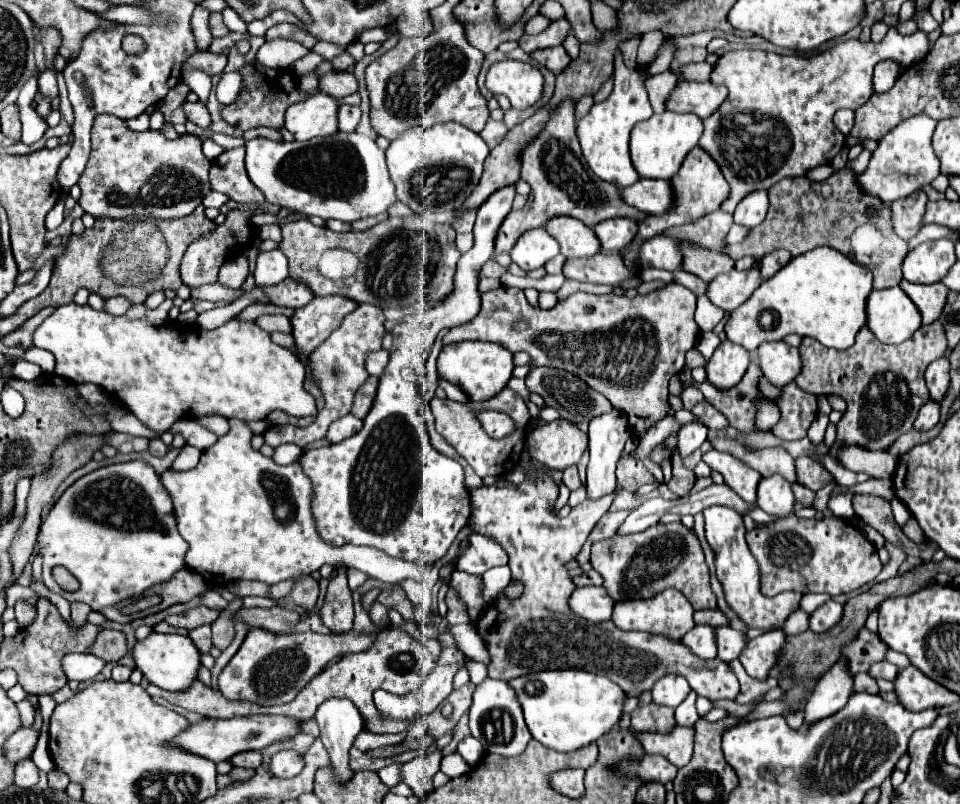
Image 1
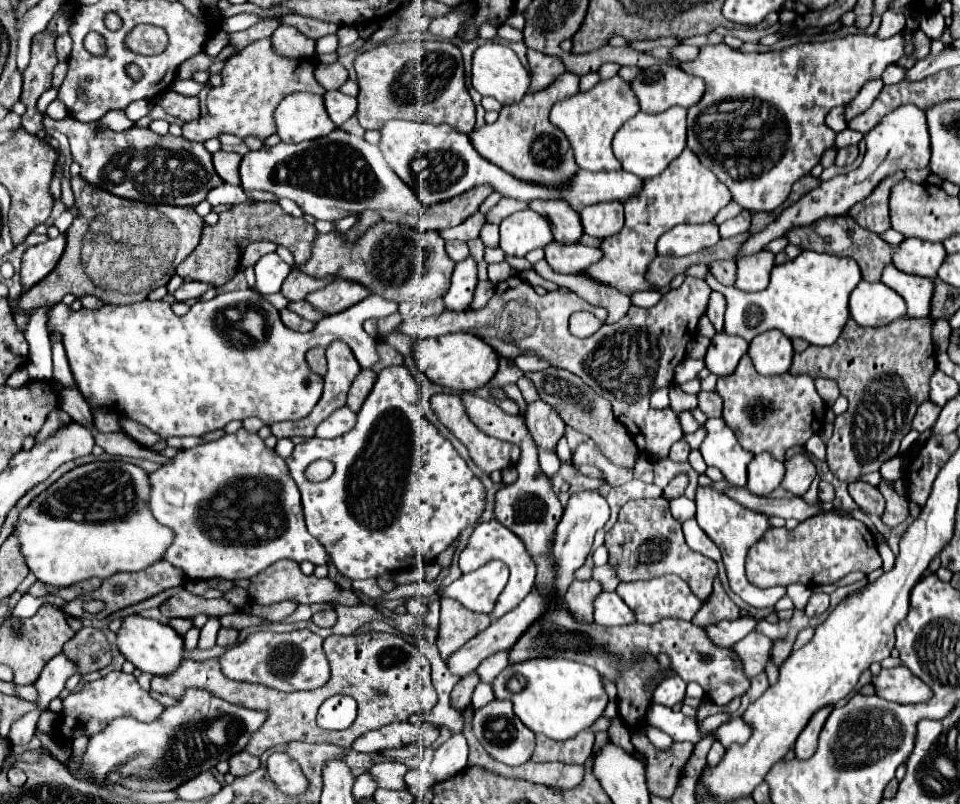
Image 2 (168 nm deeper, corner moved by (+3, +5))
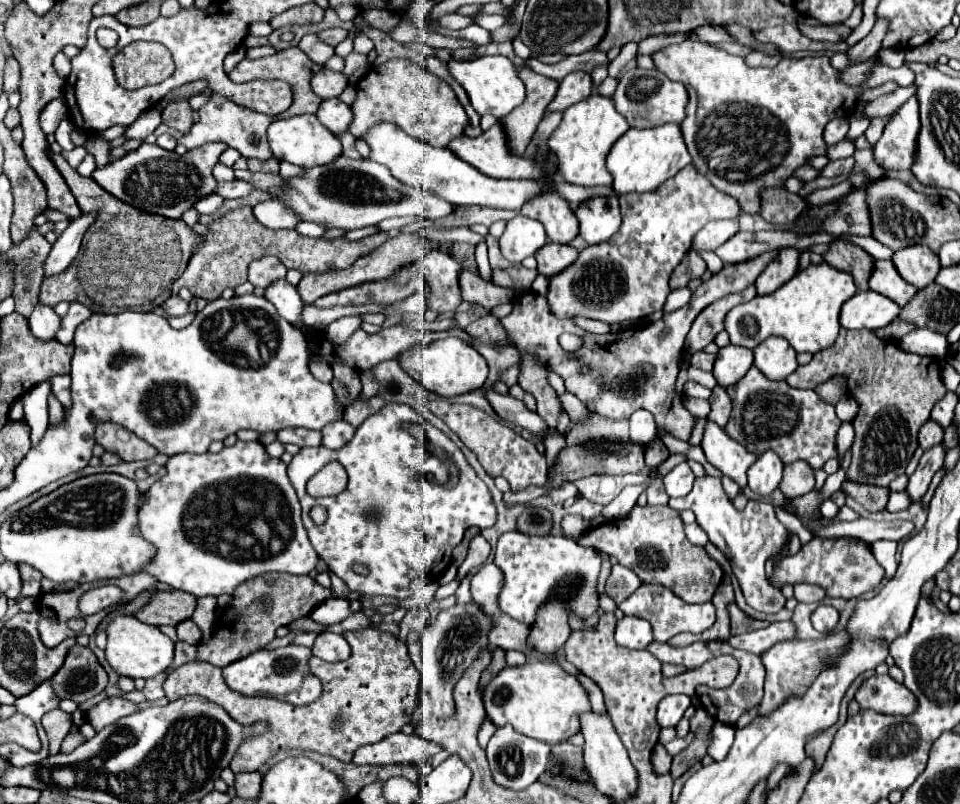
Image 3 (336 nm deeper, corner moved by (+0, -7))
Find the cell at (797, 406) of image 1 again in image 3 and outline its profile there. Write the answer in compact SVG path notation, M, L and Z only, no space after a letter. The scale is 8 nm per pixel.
M751 367L741 381L727 387L727 393L733 401L733 411L725 431L745 445L747 451L761 455L771 449L785 465L805 459L813 469L823 469L827 459L839 457L835 435L841 427L841 419L837 419L833 405L823 401L815 391L803 391L785 381L765 379L757 367Z

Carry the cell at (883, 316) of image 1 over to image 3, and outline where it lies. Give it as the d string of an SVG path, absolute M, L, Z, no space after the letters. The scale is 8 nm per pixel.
M857 291L839 313L839 323L845 329L879 329L889 325L899 315L899 305L875 291Z

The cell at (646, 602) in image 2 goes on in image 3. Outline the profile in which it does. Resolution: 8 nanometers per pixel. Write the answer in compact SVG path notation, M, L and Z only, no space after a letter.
M643 583L629 599L625 599L619 609L625 615L633 615L633 617L641 617L647 619L653 625L653 635L655 641L669 641L673 635L677 633L703 633L705 629L709 629L715 623L715 607L711 601L707 603L699 603L699 605L691 605L685 603L683 599L679 599L669 587L663 585L649 585Z

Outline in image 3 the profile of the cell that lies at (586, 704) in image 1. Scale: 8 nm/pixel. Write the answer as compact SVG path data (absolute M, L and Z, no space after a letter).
M529 661L519 667L501 669L483 691L483 703L487 717L495 727L511 725L515 731L545 741L549 745L563 743L571 735L579 733L579 715L589 711L589 699L583 687L557 663Z

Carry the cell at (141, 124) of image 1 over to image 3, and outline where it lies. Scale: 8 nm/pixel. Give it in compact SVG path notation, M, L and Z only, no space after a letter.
M87 139L85 149L95 155L97 167L105 167L105 165L107 165L107 155L109 155L109 151L111 151L107 141L103 141L103 139Z

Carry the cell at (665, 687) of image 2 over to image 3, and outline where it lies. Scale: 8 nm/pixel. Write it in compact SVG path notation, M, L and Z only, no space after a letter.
M667 695L657 707L659 727L675 727L689 705L691 699L687 695Z

